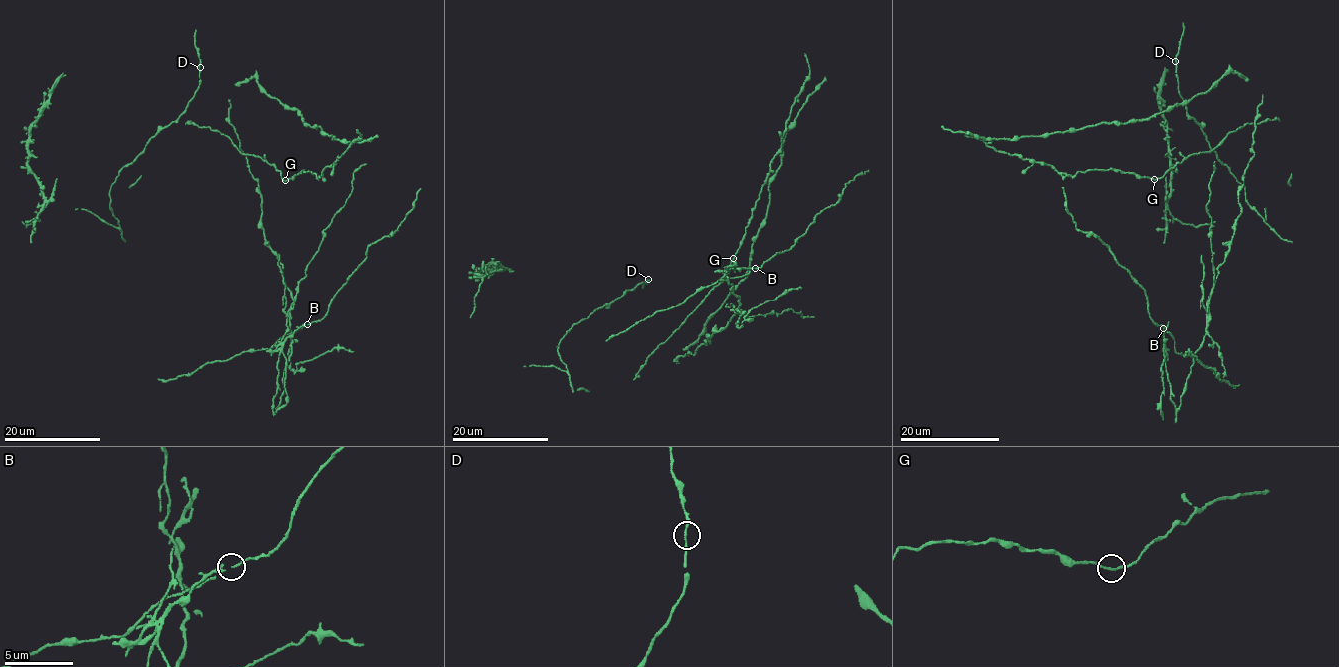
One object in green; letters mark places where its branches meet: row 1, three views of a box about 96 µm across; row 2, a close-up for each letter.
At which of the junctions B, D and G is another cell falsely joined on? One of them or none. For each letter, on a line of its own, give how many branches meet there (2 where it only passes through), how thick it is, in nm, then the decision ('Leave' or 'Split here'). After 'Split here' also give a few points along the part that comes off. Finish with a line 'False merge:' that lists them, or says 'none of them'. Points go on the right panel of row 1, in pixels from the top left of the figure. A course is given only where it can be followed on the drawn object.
B: Branches: 2. Thickness 140 nm. Split here
D: Branches: 2. Thickness 150 nm. Leave
G: Branches: 2. Thickness 140 nm. Leave
False merge: B

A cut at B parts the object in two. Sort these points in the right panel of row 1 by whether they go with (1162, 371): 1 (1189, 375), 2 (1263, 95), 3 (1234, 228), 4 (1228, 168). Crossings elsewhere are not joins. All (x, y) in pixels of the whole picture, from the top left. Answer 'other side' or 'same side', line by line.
1: same side
2: same side
3: same side
4: other side

